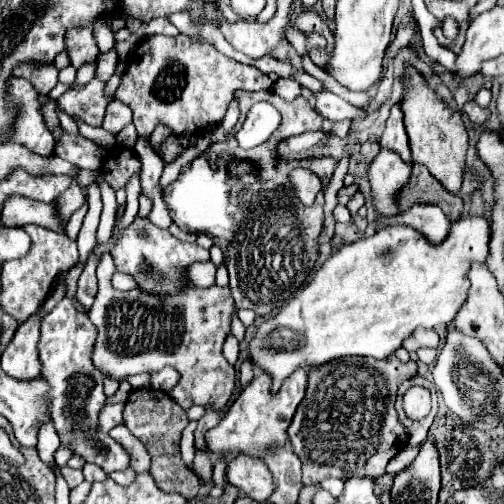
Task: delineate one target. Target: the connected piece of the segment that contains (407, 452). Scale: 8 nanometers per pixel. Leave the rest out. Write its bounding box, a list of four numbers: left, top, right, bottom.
[386,448,418,474]

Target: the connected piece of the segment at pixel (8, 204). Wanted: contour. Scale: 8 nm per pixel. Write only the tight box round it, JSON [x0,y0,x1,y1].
[2,196,60,232]

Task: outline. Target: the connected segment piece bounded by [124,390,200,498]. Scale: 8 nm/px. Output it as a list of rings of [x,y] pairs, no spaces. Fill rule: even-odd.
[[[132,390],[130,398],[124,408],[124,424],[148,450],[152,466],[150,474],[156,480],[162,492],[176,492],[180,496],[198,496],[200,480],[198,476],[184,464],[180,456],[180,436],[182,430],[188,426],[186,412],[166,394],[156,390]]]

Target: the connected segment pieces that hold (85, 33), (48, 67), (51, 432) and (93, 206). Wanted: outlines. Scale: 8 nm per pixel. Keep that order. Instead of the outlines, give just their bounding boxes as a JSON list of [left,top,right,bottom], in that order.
[[66,26,100,70],[12,64,58,94],[37,420,60,466],[76,184,102,266]]

